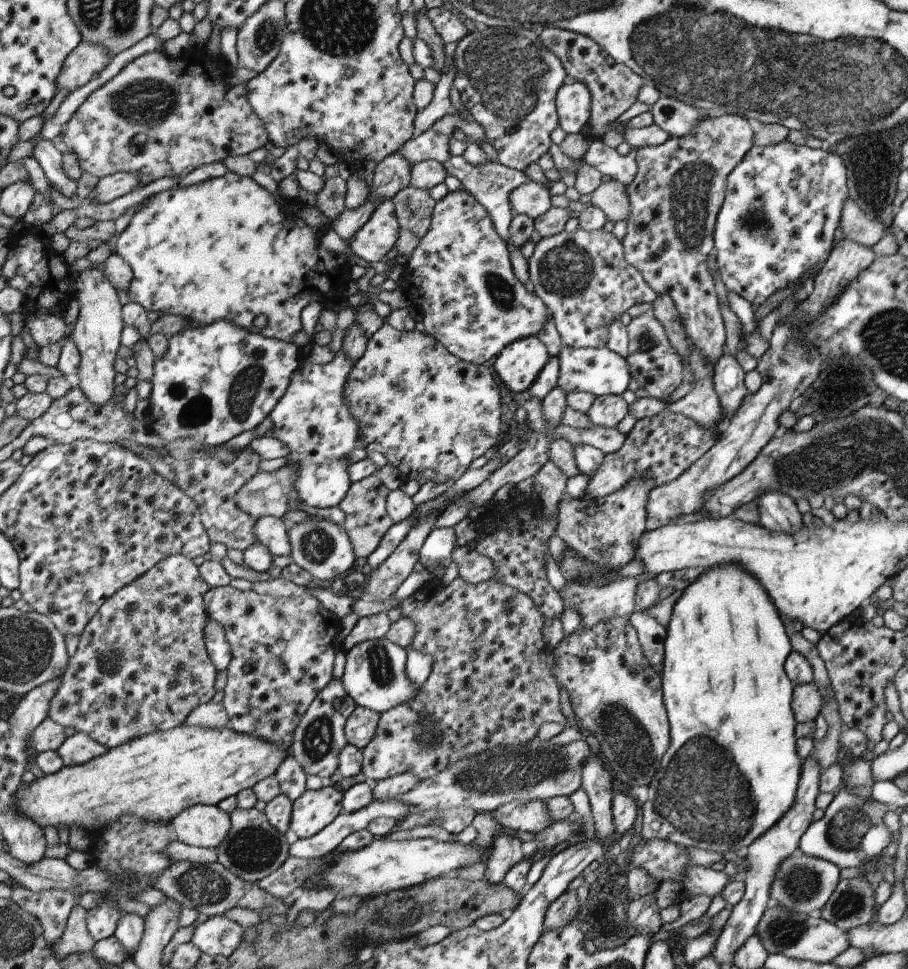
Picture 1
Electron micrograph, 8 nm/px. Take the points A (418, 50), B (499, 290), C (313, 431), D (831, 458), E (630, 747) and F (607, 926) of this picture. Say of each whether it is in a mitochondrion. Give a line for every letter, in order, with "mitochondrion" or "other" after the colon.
A: other
B: mitochondrion
C: other
D: mitochondrion
E: mitochondrion
F: mitochondrion

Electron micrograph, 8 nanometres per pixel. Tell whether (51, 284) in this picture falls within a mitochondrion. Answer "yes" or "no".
no

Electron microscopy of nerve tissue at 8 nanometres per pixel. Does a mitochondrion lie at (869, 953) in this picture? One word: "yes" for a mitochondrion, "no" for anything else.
no

